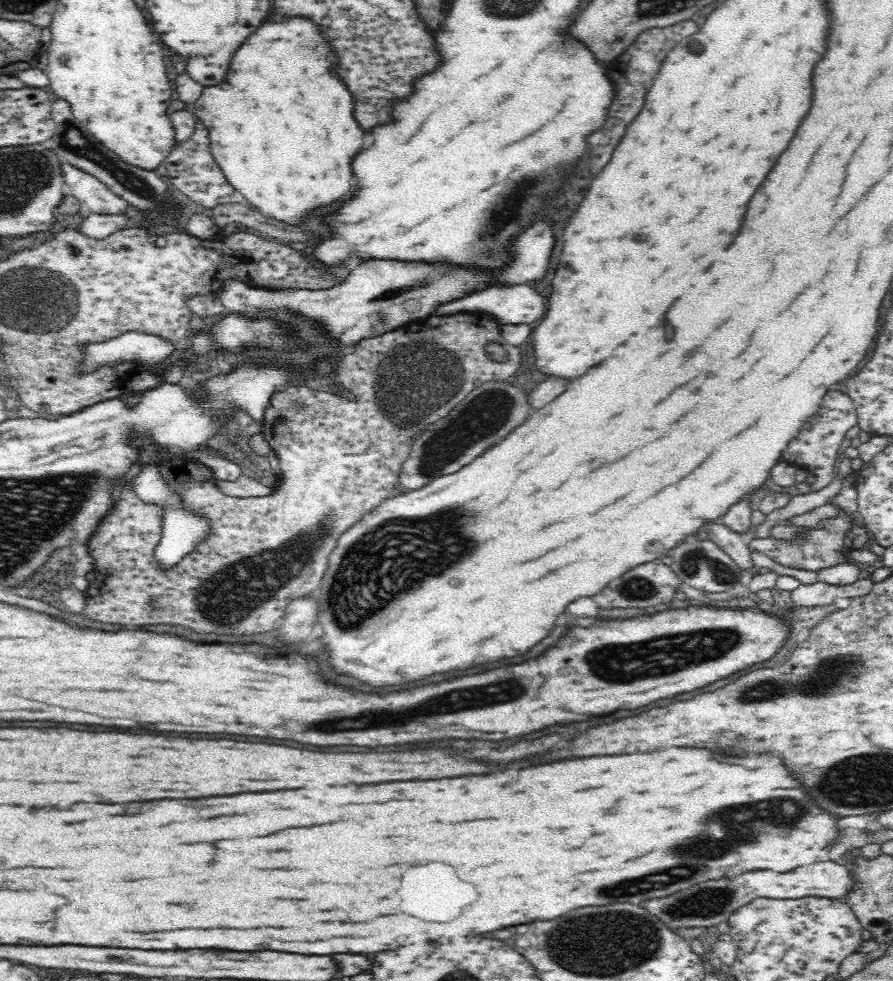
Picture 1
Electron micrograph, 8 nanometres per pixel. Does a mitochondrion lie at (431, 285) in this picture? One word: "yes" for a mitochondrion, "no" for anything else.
yes

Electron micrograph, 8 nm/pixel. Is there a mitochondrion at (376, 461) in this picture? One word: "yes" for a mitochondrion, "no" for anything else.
no

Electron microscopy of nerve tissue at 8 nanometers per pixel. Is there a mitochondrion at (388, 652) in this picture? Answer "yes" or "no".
no

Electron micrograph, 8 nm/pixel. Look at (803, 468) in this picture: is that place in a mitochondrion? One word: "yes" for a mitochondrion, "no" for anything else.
no

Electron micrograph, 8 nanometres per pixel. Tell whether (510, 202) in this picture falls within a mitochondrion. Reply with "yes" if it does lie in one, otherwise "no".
yes

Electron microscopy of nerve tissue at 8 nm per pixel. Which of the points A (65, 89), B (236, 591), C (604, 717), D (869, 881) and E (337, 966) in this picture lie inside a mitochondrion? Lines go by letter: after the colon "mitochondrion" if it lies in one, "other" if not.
A: other
B: mitochondrion
C: other
D: other
E: other

